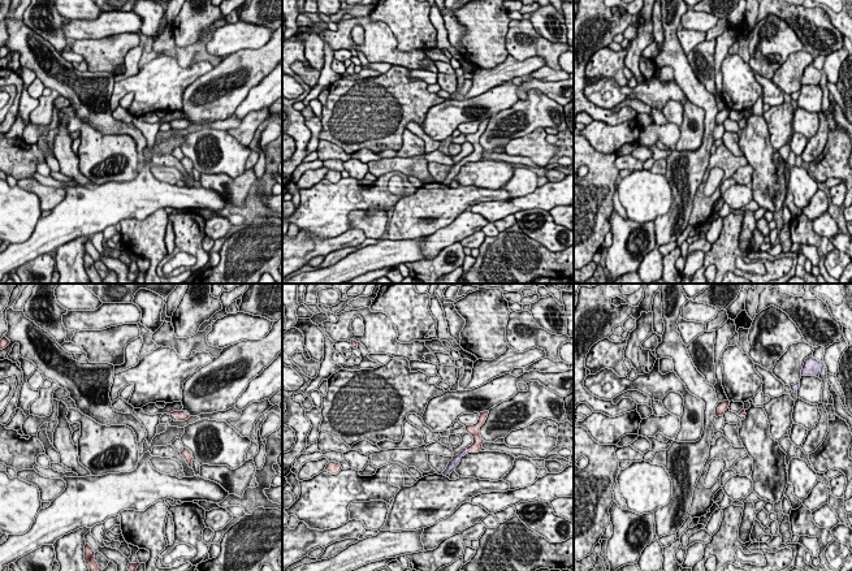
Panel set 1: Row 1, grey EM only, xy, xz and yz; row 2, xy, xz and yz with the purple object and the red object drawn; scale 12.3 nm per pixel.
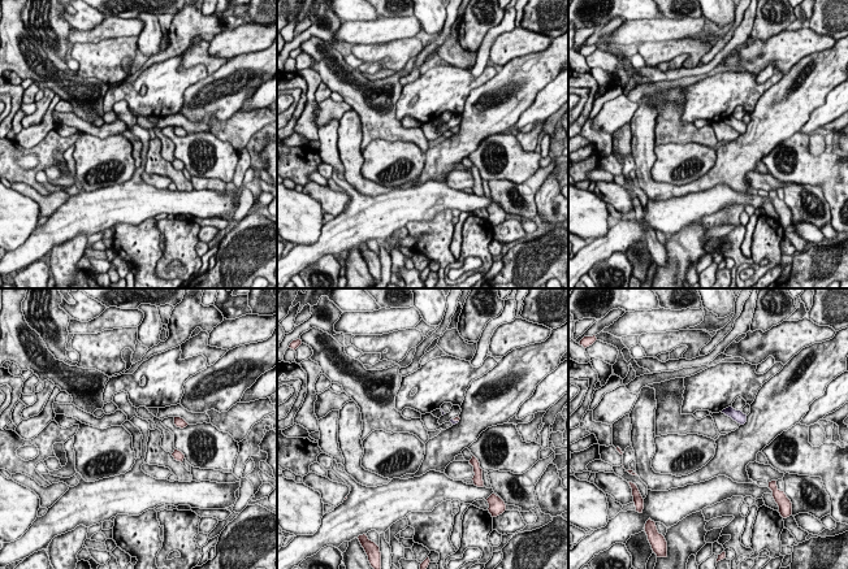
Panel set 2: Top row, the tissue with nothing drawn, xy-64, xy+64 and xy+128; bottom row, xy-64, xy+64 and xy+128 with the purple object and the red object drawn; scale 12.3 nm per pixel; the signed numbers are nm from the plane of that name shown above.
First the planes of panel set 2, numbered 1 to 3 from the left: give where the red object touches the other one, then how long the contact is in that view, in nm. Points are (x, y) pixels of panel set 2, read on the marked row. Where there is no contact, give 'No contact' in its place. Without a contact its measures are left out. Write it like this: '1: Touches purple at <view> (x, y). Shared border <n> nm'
1: No contact
2: Touches purple at xy+64 (455, 421). Shared border 100 nm
3: No contact

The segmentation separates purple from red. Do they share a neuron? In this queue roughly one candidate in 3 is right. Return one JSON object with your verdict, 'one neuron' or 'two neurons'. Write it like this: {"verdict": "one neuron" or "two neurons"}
{"verdict": "one neuron"}

